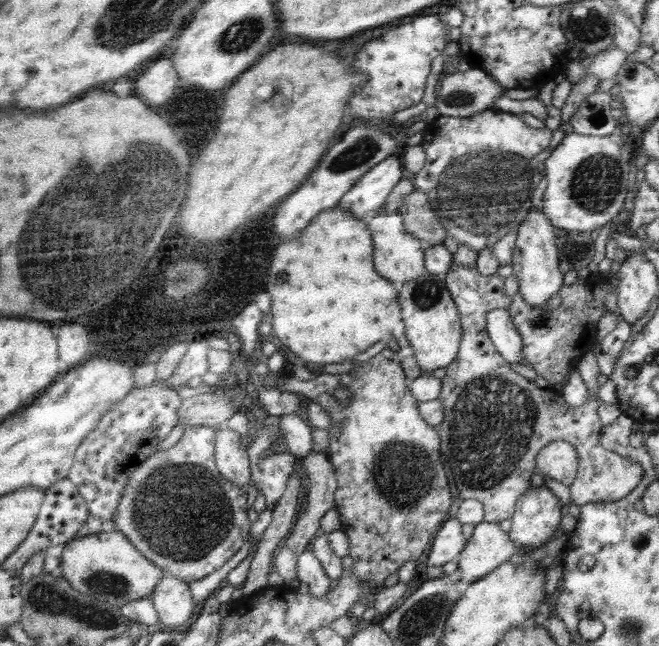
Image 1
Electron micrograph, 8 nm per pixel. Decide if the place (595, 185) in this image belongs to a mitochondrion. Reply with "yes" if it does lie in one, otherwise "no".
yes

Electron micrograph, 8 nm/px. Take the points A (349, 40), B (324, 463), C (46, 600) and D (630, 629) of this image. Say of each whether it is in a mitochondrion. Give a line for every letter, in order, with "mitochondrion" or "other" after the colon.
A: other
B: other
C: mitochondrion
D: mitochondrion

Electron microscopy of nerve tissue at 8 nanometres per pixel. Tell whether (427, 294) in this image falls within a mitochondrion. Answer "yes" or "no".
yes

